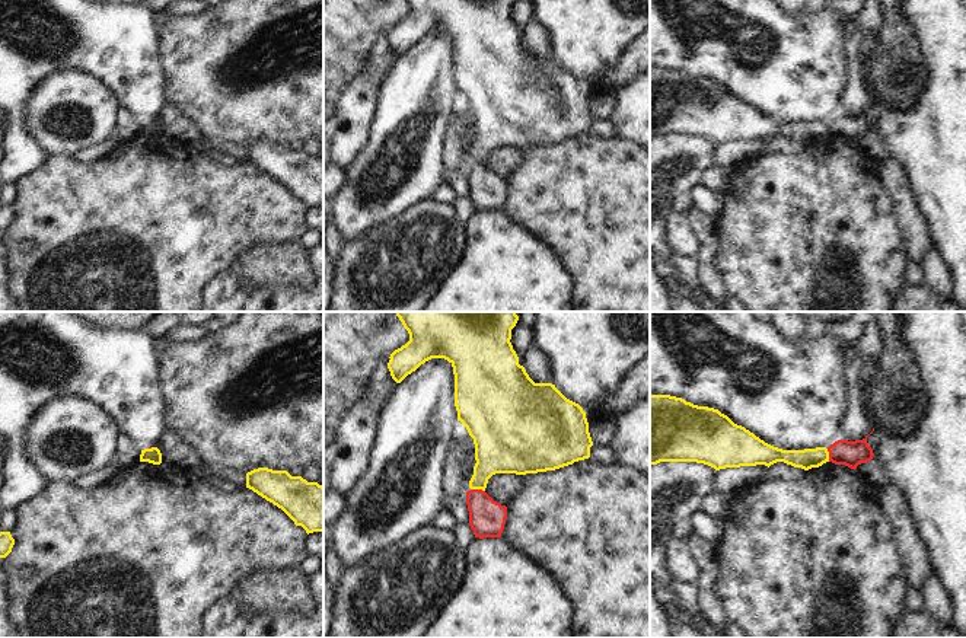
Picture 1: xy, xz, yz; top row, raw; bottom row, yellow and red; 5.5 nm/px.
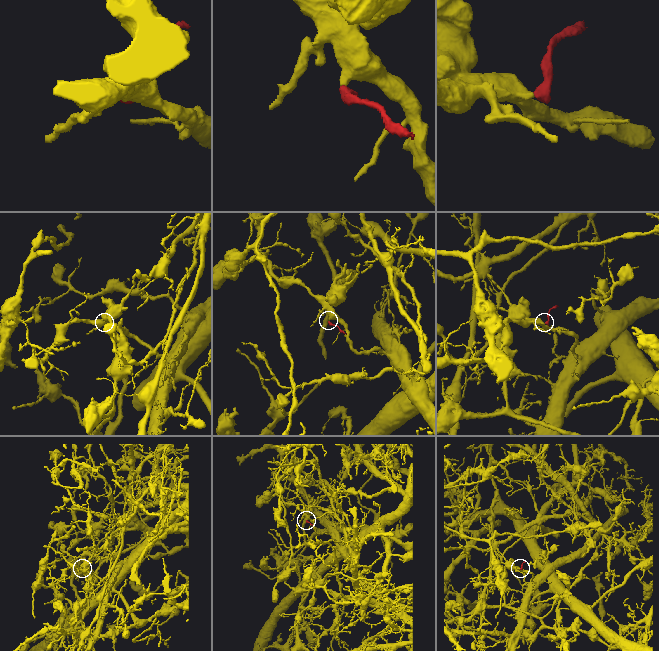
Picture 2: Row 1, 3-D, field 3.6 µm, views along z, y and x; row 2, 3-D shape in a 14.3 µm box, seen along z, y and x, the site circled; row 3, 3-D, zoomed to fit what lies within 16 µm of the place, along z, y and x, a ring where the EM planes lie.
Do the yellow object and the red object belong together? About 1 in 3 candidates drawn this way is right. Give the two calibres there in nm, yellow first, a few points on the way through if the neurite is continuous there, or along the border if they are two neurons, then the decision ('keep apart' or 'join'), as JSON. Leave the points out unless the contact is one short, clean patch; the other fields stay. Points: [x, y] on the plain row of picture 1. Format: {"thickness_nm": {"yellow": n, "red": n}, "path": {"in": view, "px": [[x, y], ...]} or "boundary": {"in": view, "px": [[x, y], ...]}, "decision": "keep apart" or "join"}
{"thickness_nm": {"yellow": 280, "red": 200}, "decision": "keep apart"}

